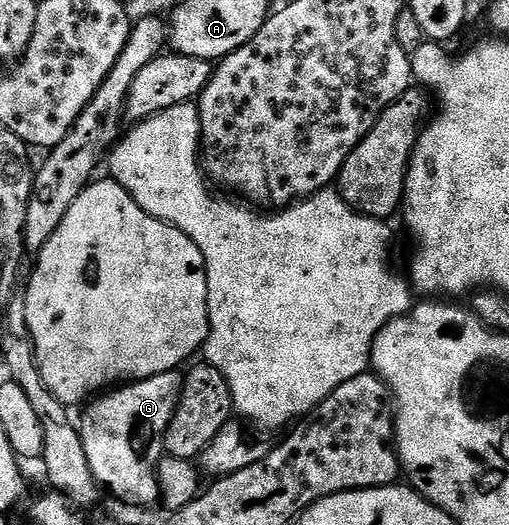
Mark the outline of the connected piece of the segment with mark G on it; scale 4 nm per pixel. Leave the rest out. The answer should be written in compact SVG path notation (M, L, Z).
M180 371L155 374L146 380L122 383L84 405L85 413L82 414L81 420L79 416L83 450L87 450L91 474L97 479L98 484L107 489L108 495L110 492L115 499L122 500L125 504L134 504L137 508L145 508L148 504L161 500L161 483L157 481L157 468L161 464L161 457L166 455L167 426L171 426L171 418L177 409L181 388L184 385L185 377Z

